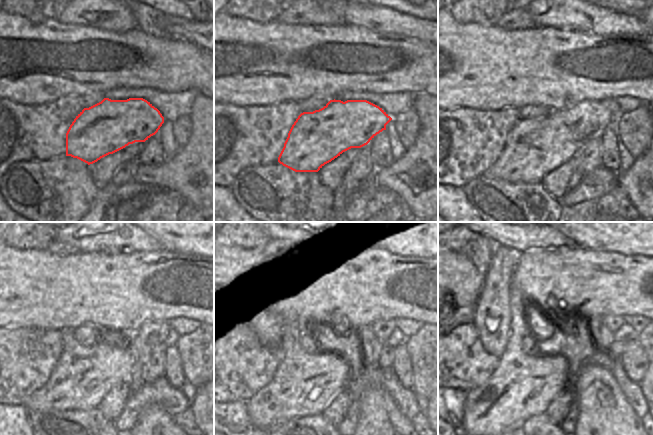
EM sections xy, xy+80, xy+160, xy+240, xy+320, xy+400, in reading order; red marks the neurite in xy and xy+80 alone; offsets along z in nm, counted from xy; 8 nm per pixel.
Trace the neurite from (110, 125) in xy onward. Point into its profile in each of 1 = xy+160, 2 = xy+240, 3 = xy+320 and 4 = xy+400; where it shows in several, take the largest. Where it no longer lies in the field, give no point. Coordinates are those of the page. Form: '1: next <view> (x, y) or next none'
1: next xy+160 (534, 148)
2: next xy+240 (83, 376)
3: next xy+320 (303, 385)
4: next xy+400 (522, 386)

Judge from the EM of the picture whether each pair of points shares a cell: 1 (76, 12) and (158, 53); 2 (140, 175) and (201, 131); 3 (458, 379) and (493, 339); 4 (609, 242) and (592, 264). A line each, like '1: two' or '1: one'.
1: two
2: one
3: two
4: two

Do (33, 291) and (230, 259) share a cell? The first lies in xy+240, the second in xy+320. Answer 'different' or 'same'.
same

